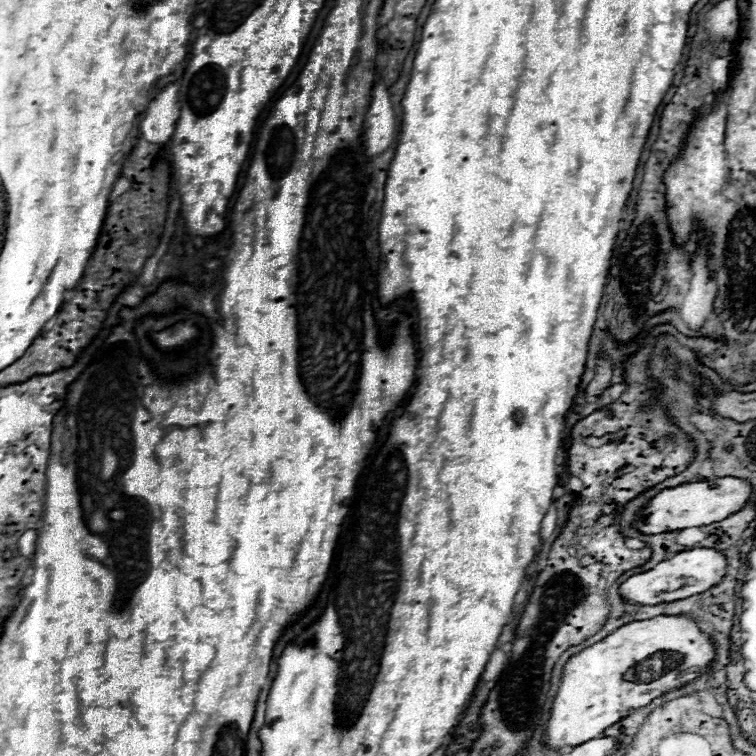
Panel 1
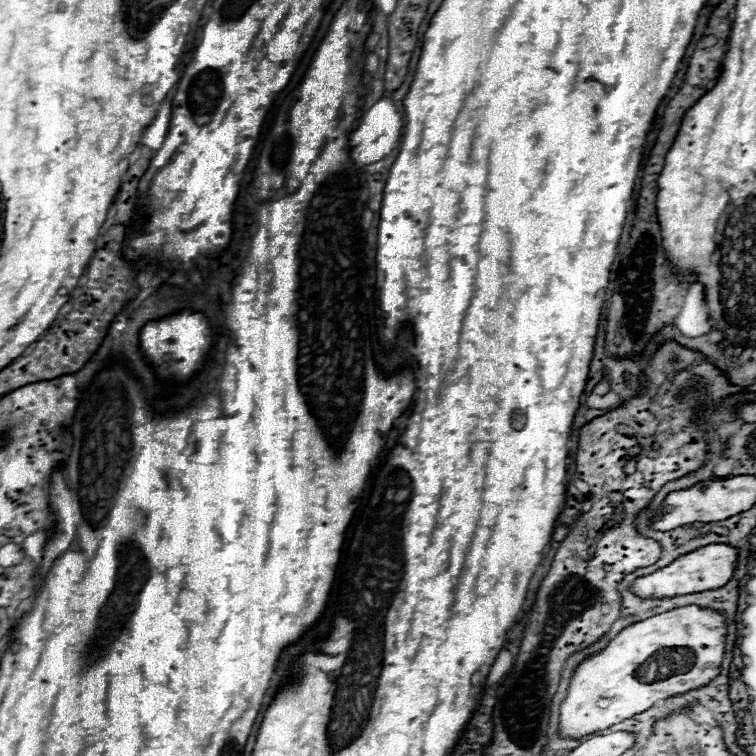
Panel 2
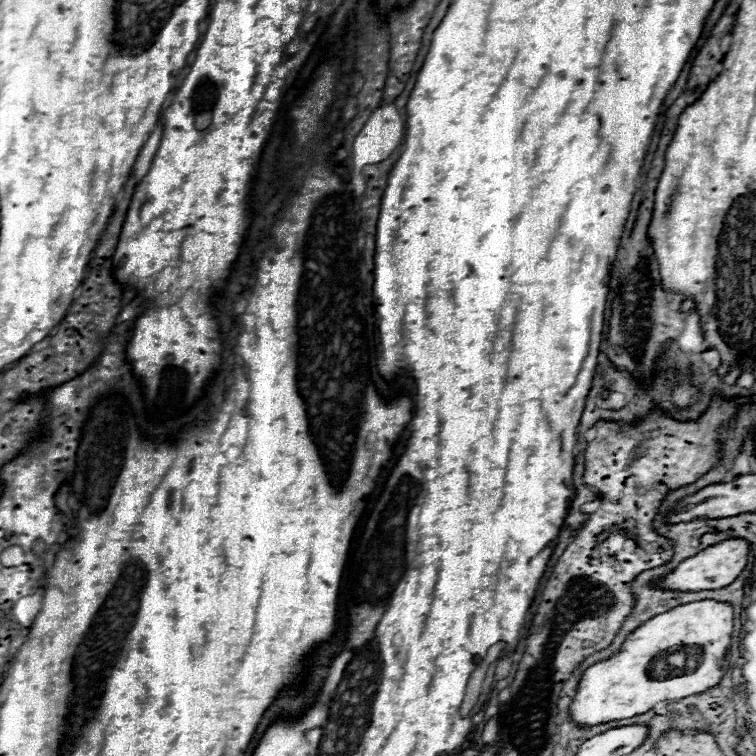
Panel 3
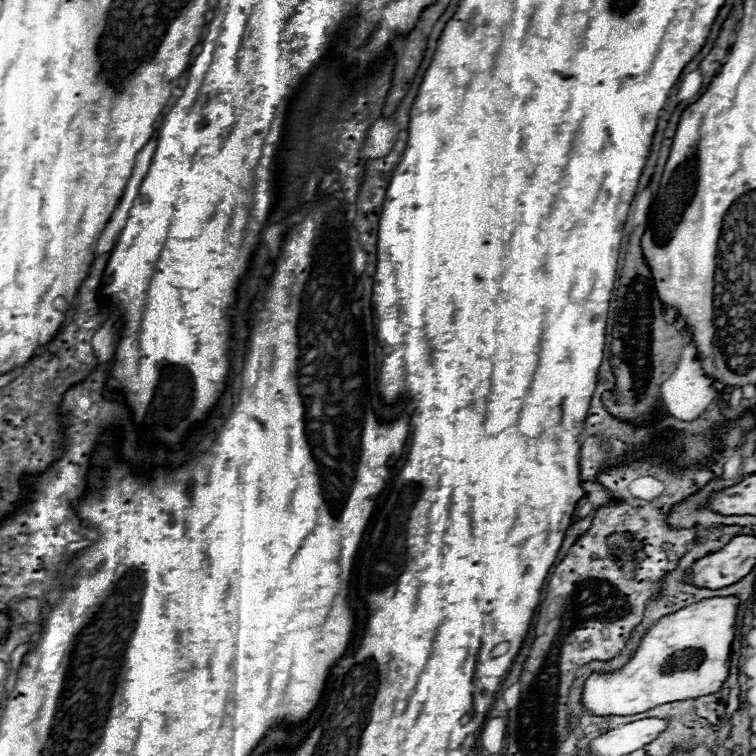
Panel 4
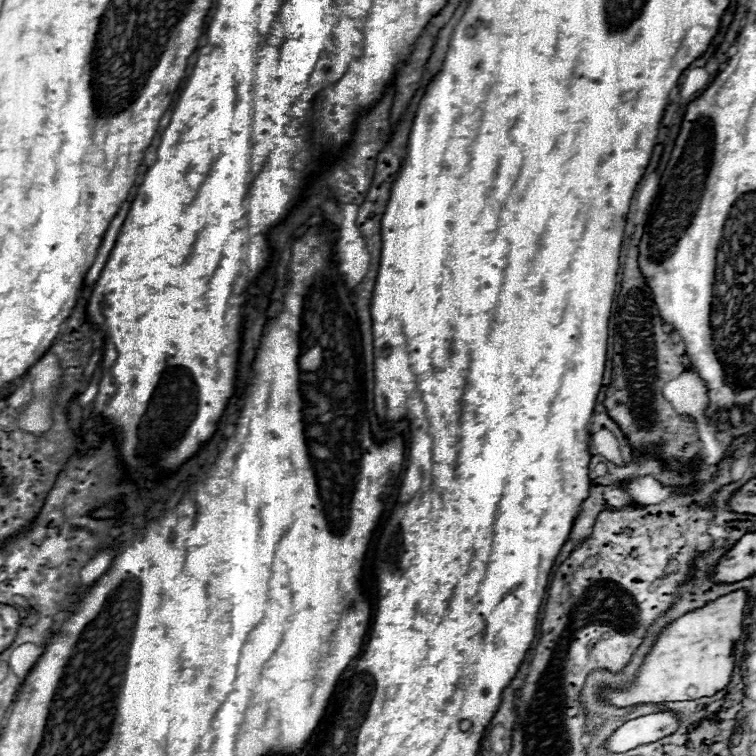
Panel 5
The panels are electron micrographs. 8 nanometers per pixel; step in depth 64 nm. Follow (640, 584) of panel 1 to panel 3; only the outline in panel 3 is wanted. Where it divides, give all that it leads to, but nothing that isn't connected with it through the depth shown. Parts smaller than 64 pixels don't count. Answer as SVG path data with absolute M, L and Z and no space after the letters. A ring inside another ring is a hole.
M732 538L718 546L710 546L698 552L696 556L684 560L682 564L678 564L678 568L672 574L668 574L660 582L660 586L670 590L686 590L686 592L696 592L700 588L724 588L744 572L748 564L748 552L750 552L750 542L744 538Z

